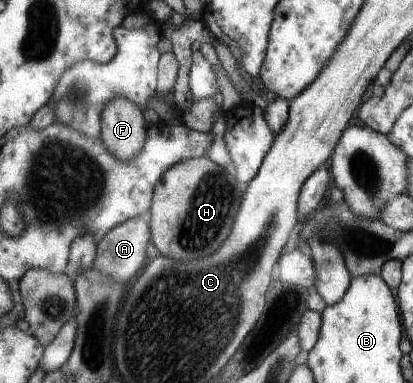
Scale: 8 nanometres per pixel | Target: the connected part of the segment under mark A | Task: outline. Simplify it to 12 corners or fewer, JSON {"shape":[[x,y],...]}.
{"shape":[[140,216],[97,243],[91,268],[124,283],[146,263],[150,231]]}

